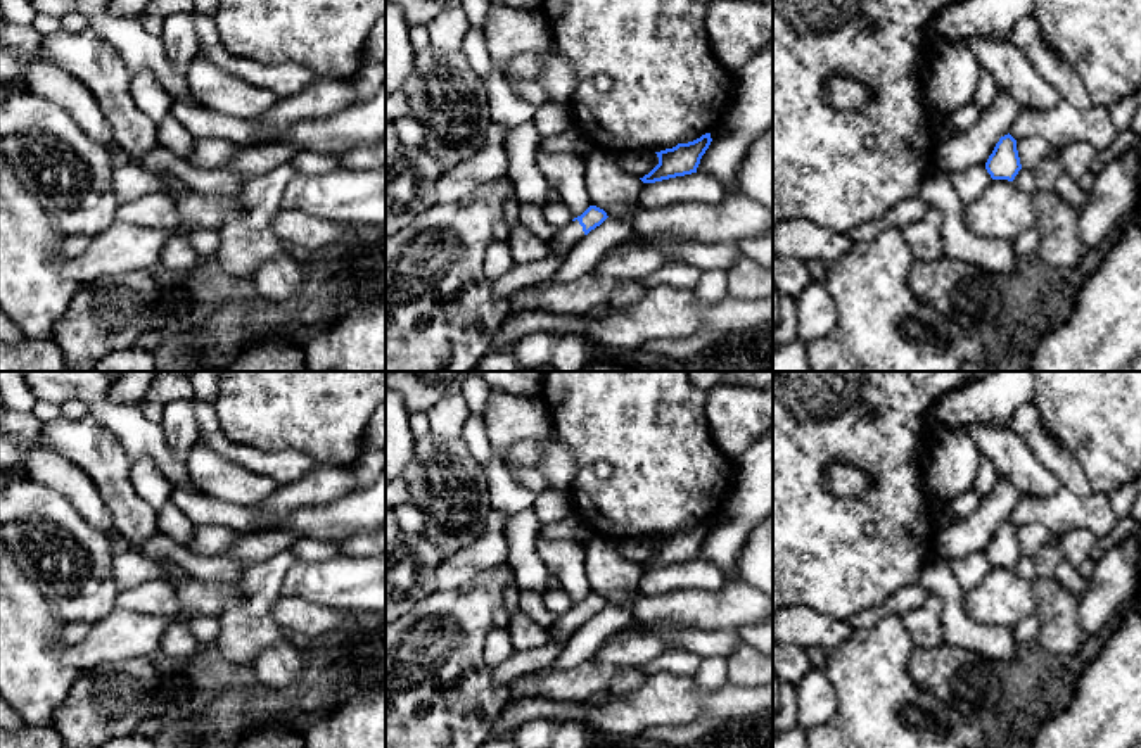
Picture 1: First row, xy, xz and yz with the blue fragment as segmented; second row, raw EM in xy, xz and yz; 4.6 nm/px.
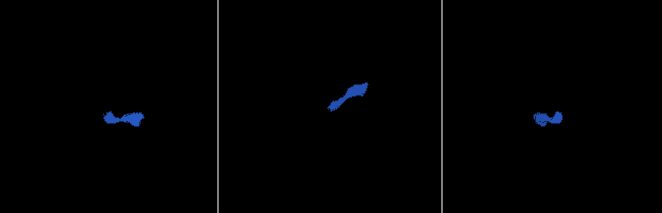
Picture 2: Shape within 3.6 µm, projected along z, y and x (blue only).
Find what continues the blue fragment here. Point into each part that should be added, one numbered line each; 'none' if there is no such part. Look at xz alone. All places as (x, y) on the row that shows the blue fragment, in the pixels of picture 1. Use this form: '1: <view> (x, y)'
1: xz (567, 237)

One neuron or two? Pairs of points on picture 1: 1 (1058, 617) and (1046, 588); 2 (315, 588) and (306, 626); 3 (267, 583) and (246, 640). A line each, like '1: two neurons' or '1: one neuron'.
1: one neuron
2: two neurons
3: one neuron

